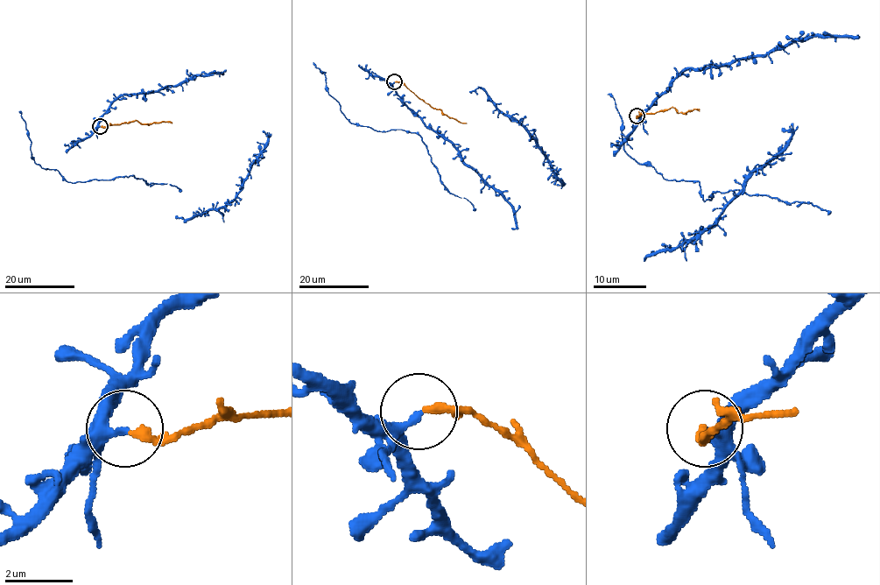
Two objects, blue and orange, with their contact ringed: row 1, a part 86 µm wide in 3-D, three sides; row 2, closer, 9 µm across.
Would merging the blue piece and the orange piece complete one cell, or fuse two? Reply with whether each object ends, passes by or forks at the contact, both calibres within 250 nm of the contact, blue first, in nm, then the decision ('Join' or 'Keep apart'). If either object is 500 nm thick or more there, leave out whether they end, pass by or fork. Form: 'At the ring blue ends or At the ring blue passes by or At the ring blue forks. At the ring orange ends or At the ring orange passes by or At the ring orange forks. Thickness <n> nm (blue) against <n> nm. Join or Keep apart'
At the ring blue ends. At the ring orange ends. Thickness 280 nm (blue) against 260 nm. Keep apart

